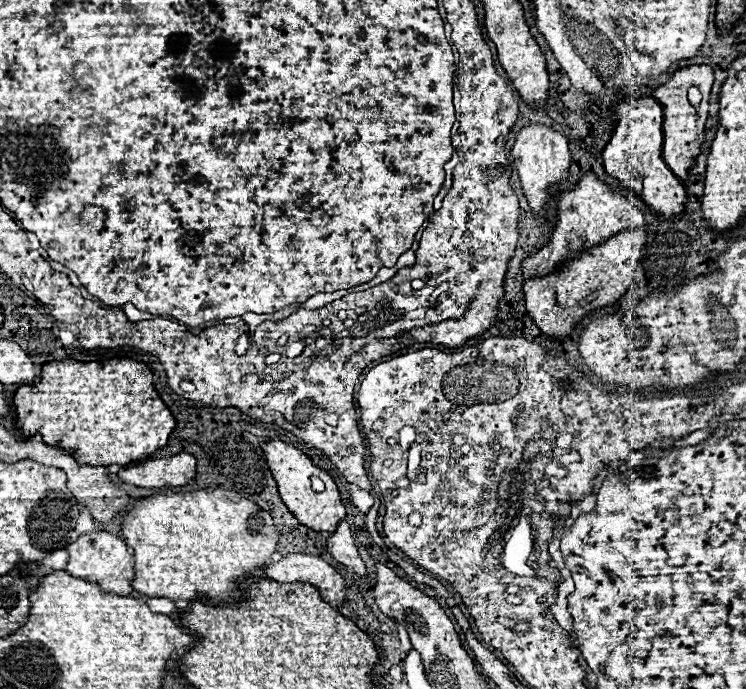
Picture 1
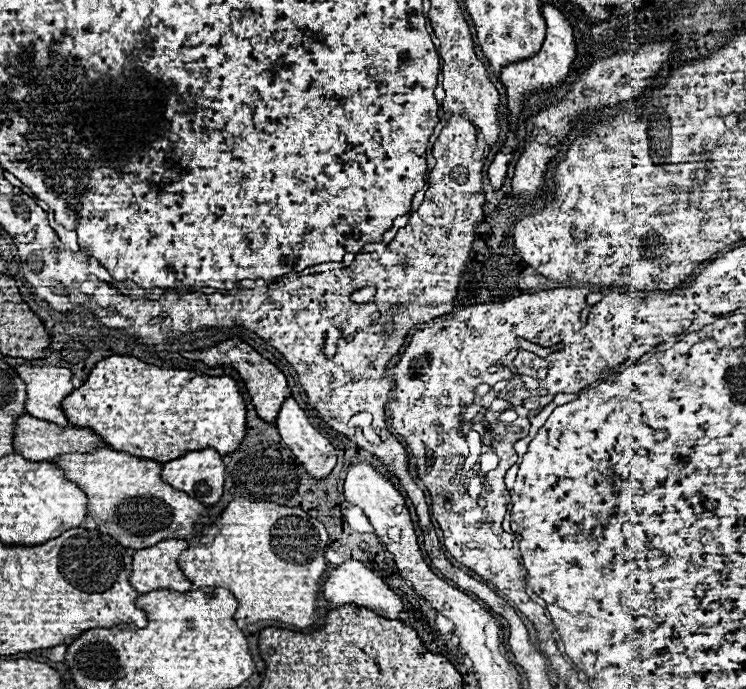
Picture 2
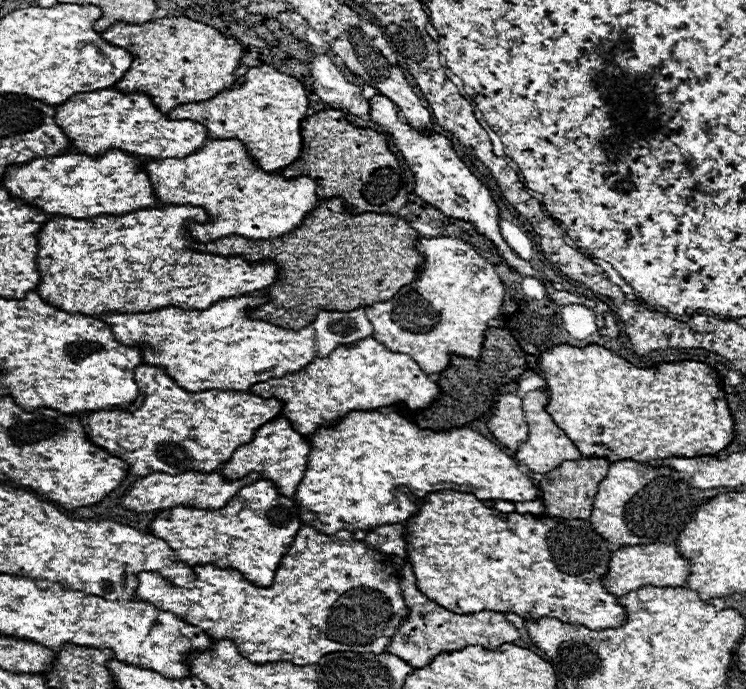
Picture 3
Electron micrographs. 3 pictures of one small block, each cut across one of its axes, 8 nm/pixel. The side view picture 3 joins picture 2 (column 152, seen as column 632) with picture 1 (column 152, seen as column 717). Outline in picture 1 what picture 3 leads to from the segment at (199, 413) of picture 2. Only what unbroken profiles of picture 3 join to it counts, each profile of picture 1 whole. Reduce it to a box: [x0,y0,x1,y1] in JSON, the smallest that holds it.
[14,358,176,466]

